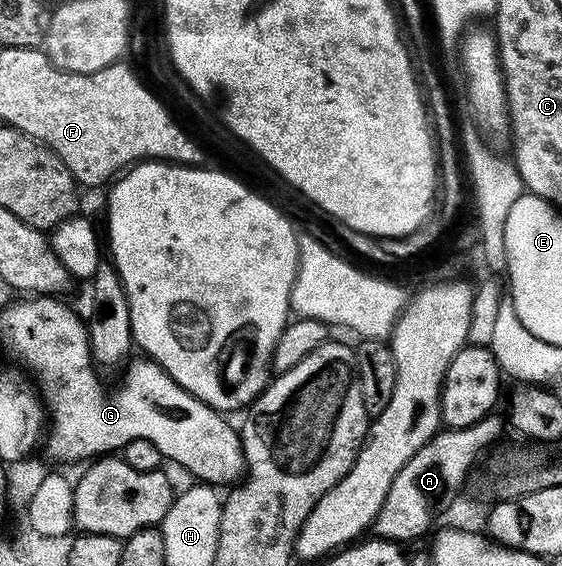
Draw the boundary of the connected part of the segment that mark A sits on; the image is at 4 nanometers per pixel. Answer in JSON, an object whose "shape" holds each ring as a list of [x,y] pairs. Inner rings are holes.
{"shape":[[[490,413],[488,415],[483,415],[479,419],[475,419],[473,422],[469,424],[462,424],[455,428],[450,428],[454,430],[449,430],[449,428],[444,428],[438,432],[436,436],[432,438],[428,442],[428,444],[424,444],[423,448],[420,448],[419,452],[416,452],[416,455],[412,456],[411,460],[408,460],[408,463],[405,464],[404,468],[400,470],[390,482],[389,488],[386,490],[386,494],[382,501],[379,503],[378,510],[375,511],[373,520],[372,520],[372,527],[374,526],[375,532],[382,538],[382,540],[388,542],[397,542],[396,540],[412,540],[414,538],[420,537],[426,530],[427,532],[433,527],[435,523],[436,512],[440,511],[440,514],[445,513],[444,511],[454,500],[457,501],[457,498],[461,495],[461,490],[464,482],[464,476],[467,475],[467,470],[470,468],[473,463],[475,463],[478,459],[478,455],[480,452],[484,451],[492,442],[496,441],[502,434],[504,430],[504,424],[500,417],[496,416],[497,413]]]}

